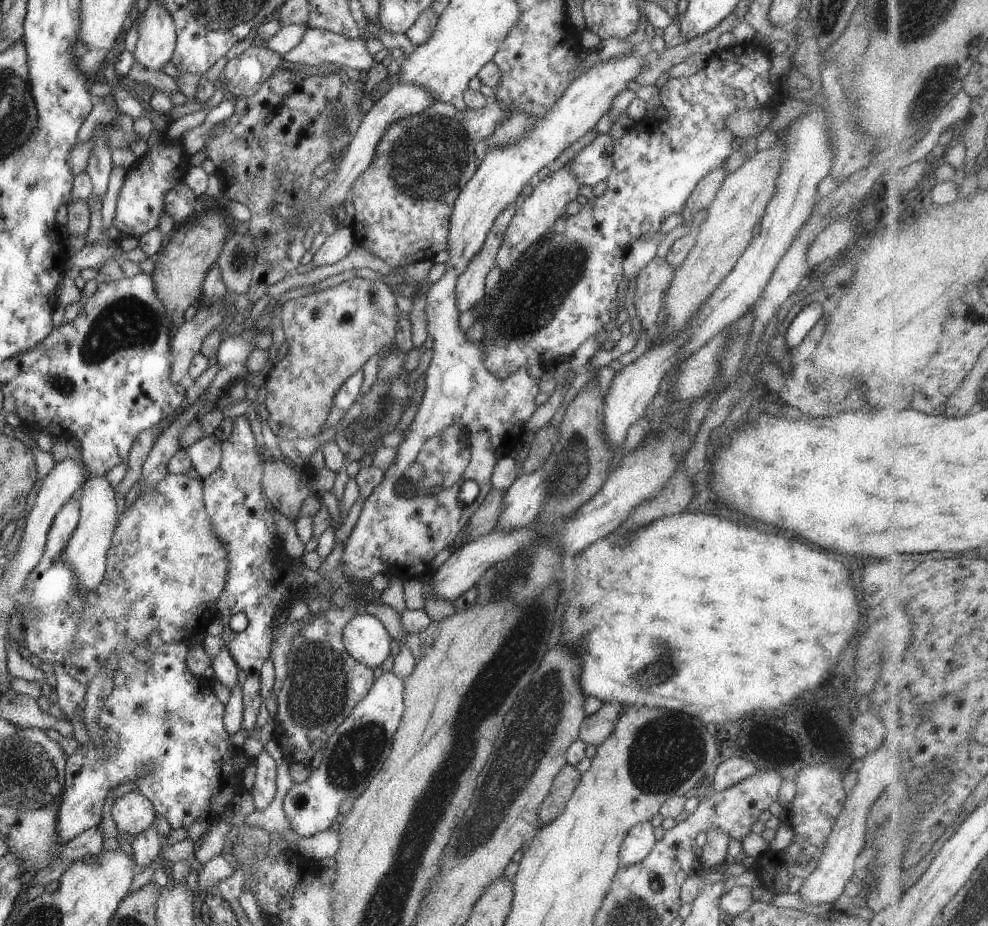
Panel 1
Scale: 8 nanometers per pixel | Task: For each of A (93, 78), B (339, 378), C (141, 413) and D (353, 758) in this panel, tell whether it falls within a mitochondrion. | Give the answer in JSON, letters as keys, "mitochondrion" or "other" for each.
{"A":"other","B":"other","C":"other","D":"mitochondrion"}

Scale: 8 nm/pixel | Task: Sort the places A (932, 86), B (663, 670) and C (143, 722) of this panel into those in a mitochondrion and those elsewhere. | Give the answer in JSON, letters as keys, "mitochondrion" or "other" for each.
{"A":"mitochondrion","B":"mitochondrion","C":"mitochondrion"}

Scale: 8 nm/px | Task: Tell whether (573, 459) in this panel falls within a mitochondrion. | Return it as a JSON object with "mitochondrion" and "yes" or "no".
{"mitochondrion":"yes"}

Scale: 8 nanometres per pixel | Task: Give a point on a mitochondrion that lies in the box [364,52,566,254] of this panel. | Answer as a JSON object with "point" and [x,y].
{"point":[423,161]}

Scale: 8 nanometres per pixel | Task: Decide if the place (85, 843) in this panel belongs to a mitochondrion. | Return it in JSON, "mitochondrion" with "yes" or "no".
{"mitochondrion":"no"}

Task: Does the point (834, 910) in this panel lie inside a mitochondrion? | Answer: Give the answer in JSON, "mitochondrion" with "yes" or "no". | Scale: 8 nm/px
{"mitochondrion":"no"}

